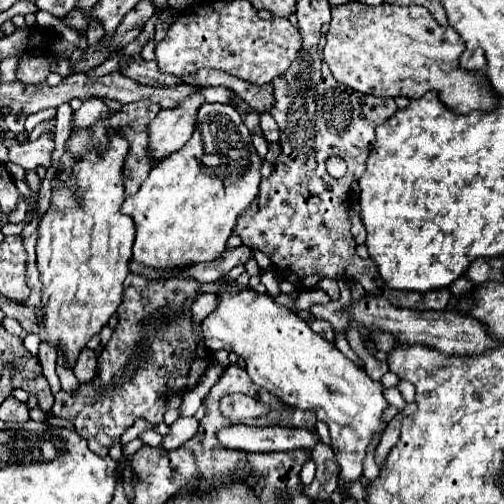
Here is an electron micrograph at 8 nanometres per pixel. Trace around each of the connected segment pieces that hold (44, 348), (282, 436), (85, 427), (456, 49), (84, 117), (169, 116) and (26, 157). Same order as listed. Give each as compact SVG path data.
M40 344L38 358L40 358L42 374L46 376L52 394L56 394L60 390L60 380L58 380L58 374L56 374L56 350L52 350L50 344Z
M246 424L226 426L218 430L218 440L226 448L236 450L248 450L248 452L276 452L276 450L296 450L296 448L308 448L312 450L320 436L314 430L304 428L256 428Z
M128 274L124 280L124 300L118 306L118 328L114 330L108 346L102 350L98 358L98 376L90 384L80 384L74 394L60 390L56 394L56 402L52 406L52 414L58 418L66 418L74 424L76 432L88 440L90 448L100 456L106 456L110 446L120 440L120 436L136 422L136 418L144 418L152 424L162 422L166 412L166 398L170 394L184 394L196 386L202 378L204 370L210 364L210 352L204 346L204 336L200 328L192 326L190 306L198 296L200 282L194 278L172 278L166 282L150 282L142 276Z
M348 2L344 6L332 6L332 26L326 36L324 60L330 64L330 70L338 82L362 94L384 98L420 98L428 90L434 90L438 92L442 104L454 114L472 110L490 112L498 106L498 94L492 90L482 72L462 70L458 60L464 48L466 46L460 34L452 26L440 26L424 6L366 6L360 2Z
M90 98L86 100L80 110L74 112L72 118L72 130L80 130L80 128L92 128L94 122L98 120L106 120L112 112L108 110L108 106L100 100L100 98Z
M194 92L184 98L178 106L160 110L158 118L148 126L150 154L156 160L178 152L190 140L196 114L204 102L204 96L200 92Z
M42 134L36 142L14 144L8 154L10 154L10 162L22 166L24 170L34 170L38 166L48 170L52 166L54 148L56 148L54 138L48 134Z

